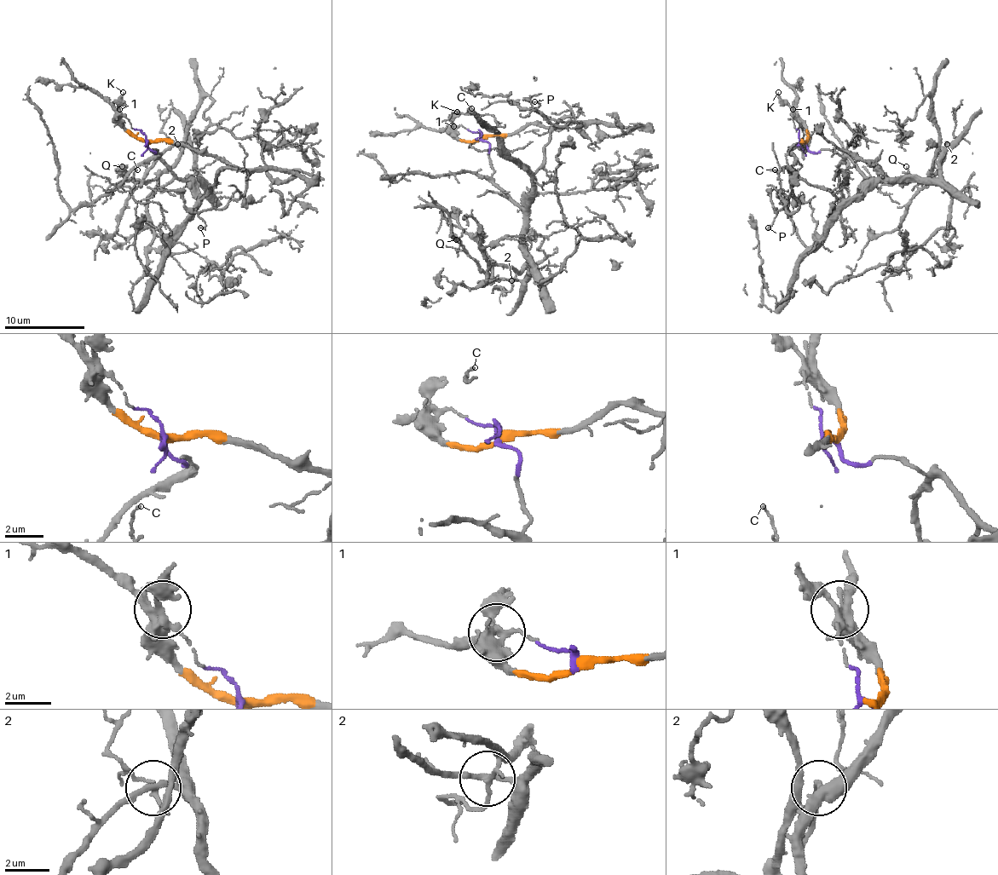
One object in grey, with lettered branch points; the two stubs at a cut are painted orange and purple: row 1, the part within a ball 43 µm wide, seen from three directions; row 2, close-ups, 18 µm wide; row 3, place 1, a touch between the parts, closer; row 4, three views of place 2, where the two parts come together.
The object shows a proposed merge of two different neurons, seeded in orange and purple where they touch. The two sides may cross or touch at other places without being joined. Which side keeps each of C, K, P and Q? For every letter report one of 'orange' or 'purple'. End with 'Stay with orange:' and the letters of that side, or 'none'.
C: purple
K: orange
P: orange
Q: purple
Stay with orange: K, P

